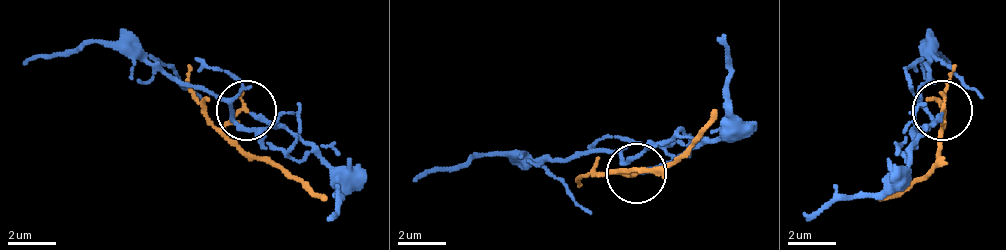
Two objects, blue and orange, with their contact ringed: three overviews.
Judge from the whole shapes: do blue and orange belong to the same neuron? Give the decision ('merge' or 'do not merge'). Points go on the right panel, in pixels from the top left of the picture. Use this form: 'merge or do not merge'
merge

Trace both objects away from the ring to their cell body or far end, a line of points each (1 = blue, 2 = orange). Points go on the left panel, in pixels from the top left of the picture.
1: (250, 111), (274, 129), (244, 129), (220, 99), (94, 39), (22, 63)
2: (244, 111), (226, 129), (232, 141), (274, 159), (328, 201)

